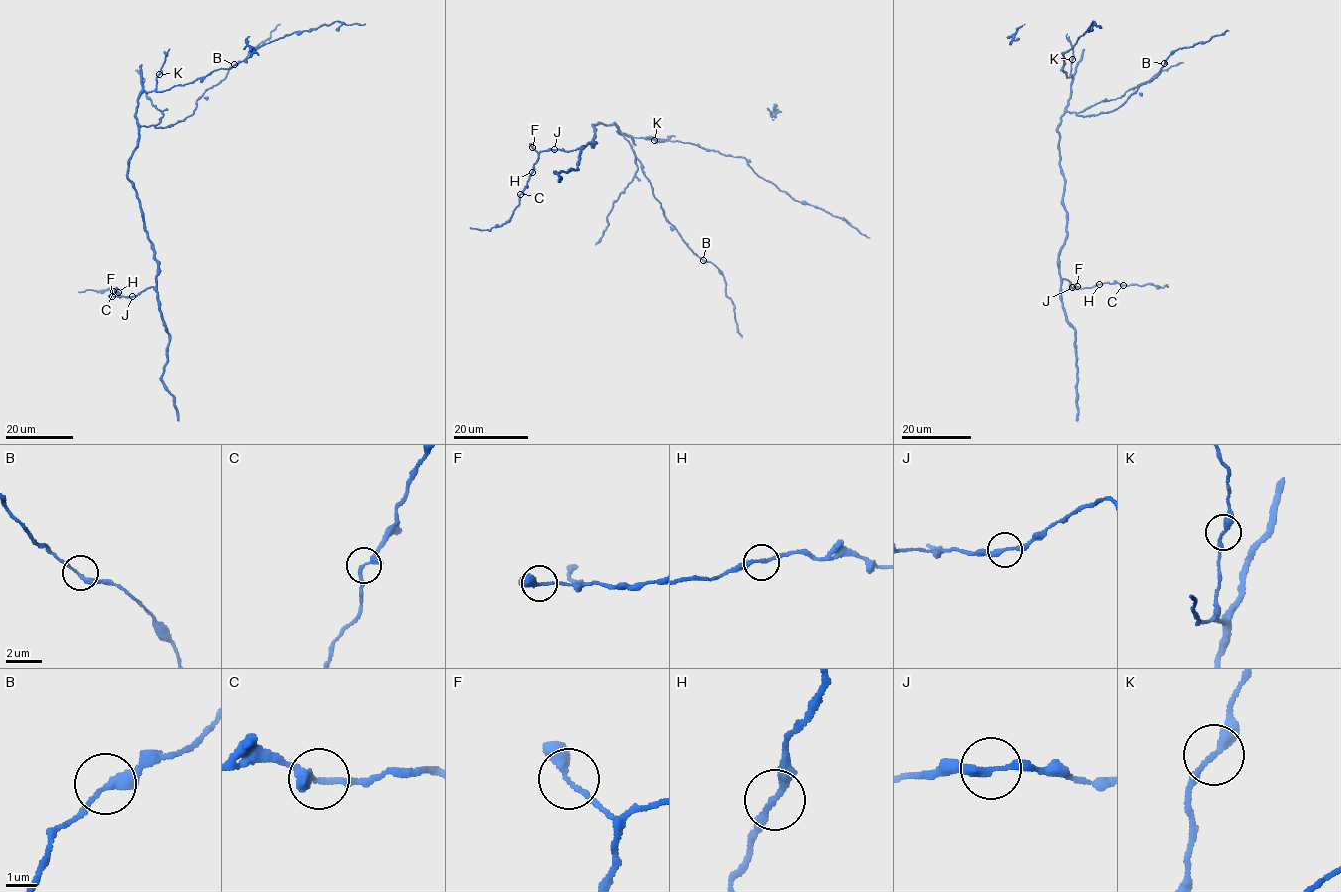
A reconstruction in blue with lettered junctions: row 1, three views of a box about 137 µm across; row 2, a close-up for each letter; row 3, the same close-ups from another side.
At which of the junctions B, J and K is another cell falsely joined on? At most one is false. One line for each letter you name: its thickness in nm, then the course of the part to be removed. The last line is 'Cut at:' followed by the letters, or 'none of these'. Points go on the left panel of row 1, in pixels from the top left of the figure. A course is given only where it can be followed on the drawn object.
Cut at: none of these

